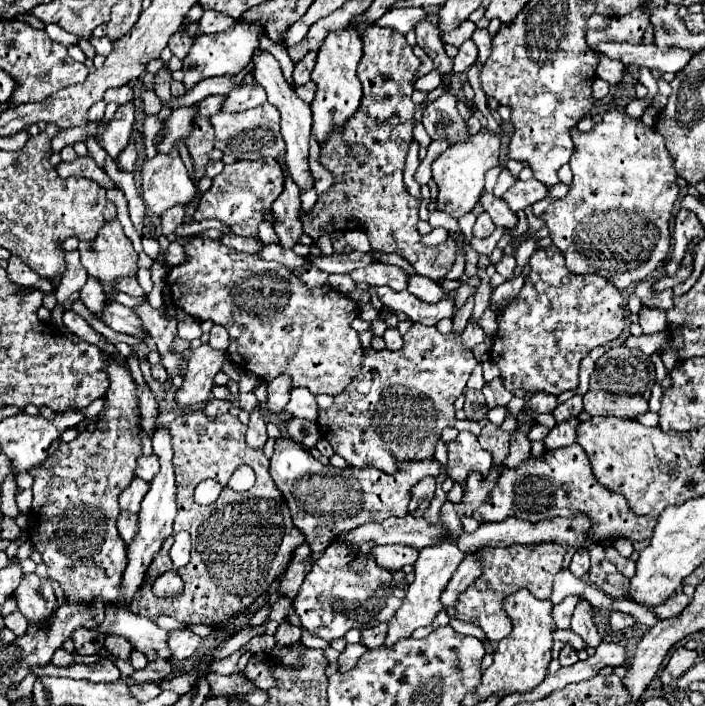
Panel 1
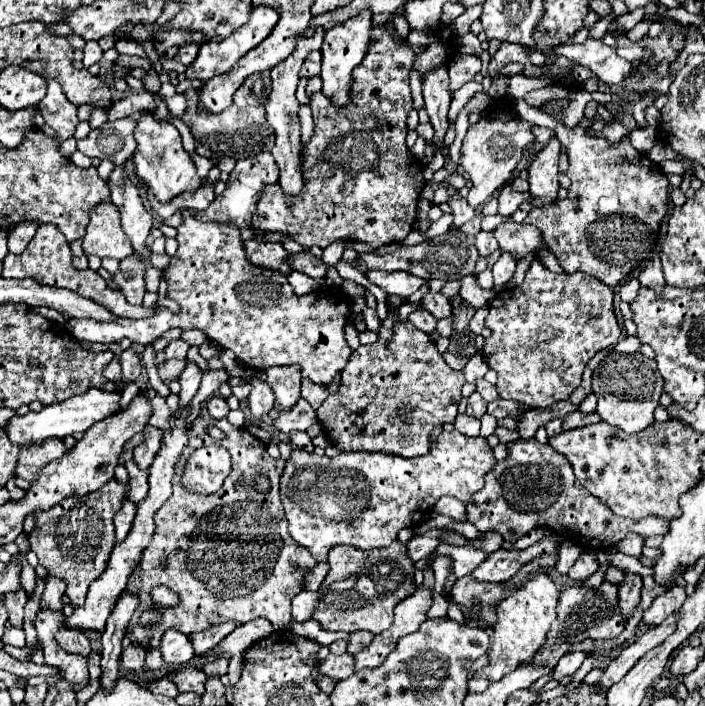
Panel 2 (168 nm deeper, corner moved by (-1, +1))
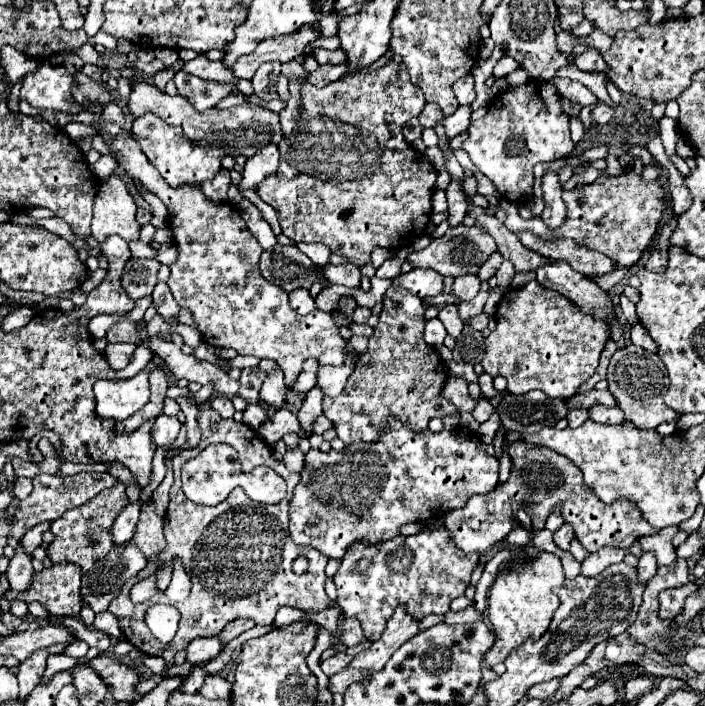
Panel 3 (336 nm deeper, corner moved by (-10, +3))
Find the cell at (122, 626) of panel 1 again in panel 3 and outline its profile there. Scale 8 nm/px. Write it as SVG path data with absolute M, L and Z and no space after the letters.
M199 638L199 640L191 640L191 644L187 646L187 662L189 664L205 664L213 658L219 656L219 652L223 650L223 642L219 638Z

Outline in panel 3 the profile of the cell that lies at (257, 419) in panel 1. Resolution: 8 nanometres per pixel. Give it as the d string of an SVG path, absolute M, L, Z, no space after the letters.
M273 370L267 374L267 378L263 380L263 386L259 390L259 398L265 406L273 406L273 408L281 408L285 402L285 382L283 382L283 372L281 370Z

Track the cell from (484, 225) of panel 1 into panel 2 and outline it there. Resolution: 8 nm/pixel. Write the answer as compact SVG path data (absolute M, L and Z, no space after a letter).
M480 232L476 236L476 248L480 252L480 256L490 256L494 250L498 250L498 242L494 242L494 234L492 232Z

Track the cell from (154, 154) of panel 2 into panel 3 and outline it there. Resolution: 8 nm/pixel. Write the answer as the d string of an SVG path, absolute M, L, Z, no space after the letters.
M145 114L135 118L131 132L137 138L145 156L149 158L149 162L159 170L159 174L173 188L185 186L185 184L201 184L205 180L211 180L211 176L215 176L221 170L221 158L225 156L223 150L211 148L211 146L199 146L187 140L181 128L163 124L163 120L159 120L155 114Z

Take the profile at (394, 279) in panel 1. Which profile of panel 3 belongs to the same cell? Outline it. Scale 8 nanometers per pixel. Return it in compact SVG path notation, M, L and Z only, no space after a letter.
M415 268L411 272L399 274L391 282L395 288L405 288L419 298L437 296L443 290L443 276L439 276L439 272L433 272L429 268Z

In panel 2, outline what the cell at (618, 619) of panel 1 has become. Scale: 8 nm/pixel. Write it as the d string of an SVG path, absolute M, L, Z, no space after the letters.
M626 572L626 578L620 586L620 604L622 604L622 612L630 618L634 608L638 606L640 602L640 590L642 590L642 576L640 574L632 574L632 572Z

